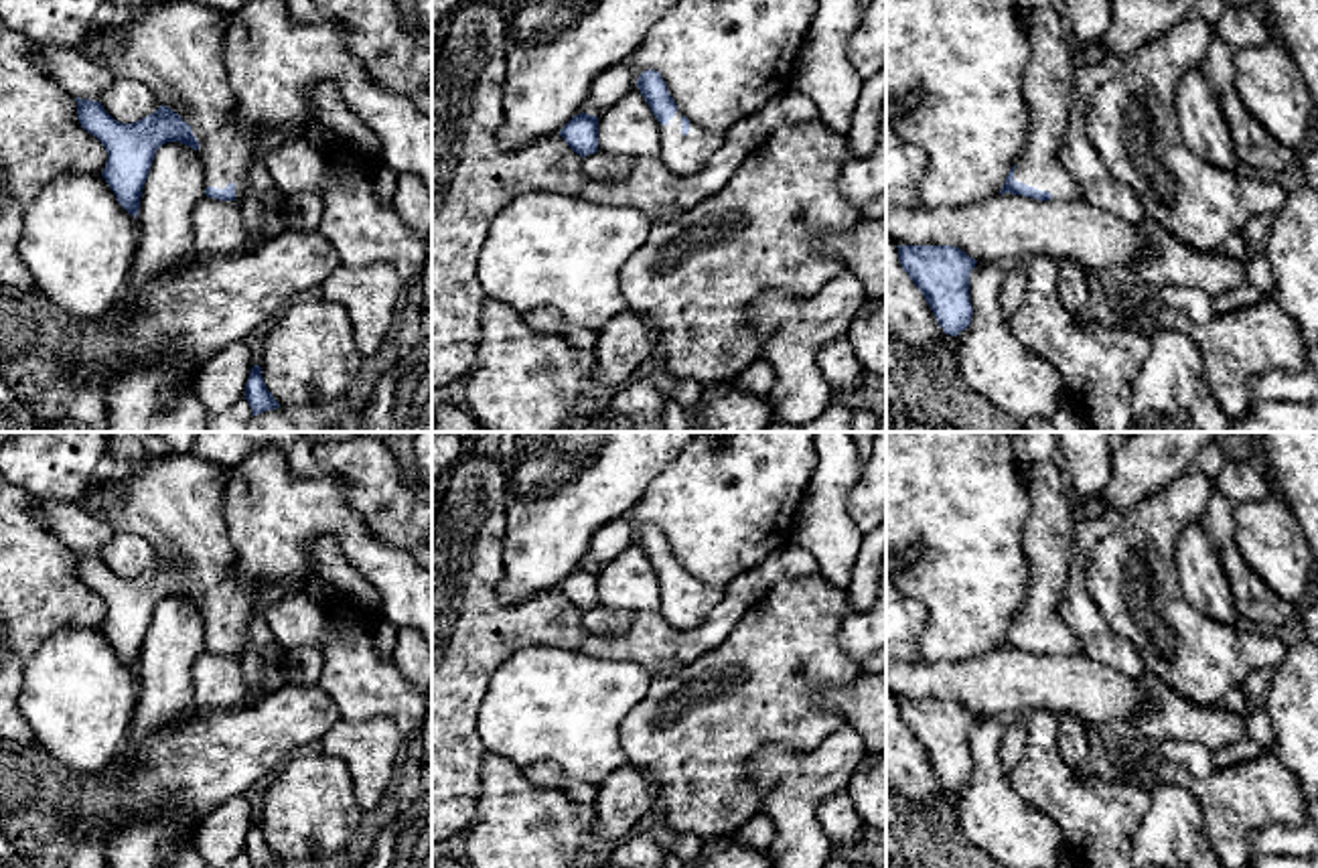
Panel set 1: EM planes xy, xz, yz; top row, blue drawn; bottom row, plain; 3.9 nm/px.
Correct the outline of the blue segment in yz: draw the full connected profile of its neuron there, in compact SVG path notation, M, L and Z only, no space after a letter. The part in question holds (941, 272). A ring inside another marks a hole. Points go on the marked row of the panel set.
M896 245L898 262L923 292L945 335L957 337L971 322L969 274L975 260L953 245Z

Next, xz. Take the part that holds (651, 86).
M643 71L637 87L659 122L659 158L677 174L695 174L722 146L726 132L689 122L675 105L659 71Z

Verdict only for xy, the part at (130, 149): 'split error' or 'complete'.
split error

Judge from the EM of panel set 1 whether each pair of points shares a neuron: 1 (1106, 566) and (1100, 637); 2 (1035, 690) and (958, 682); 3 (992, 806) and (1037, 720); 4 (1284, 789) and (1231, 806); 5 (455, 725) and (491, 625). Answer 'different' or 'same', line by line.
1: different
2: same
3: different
4: same
5: same

